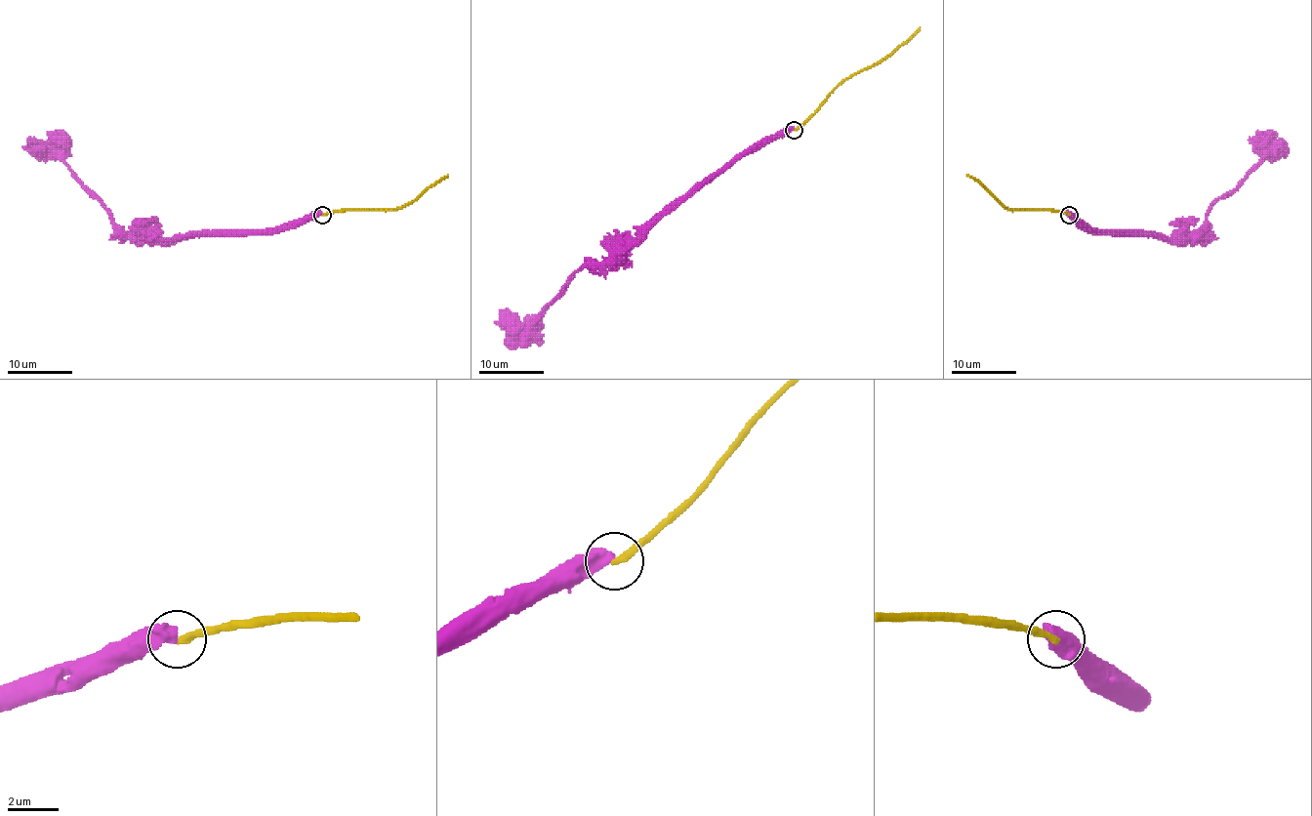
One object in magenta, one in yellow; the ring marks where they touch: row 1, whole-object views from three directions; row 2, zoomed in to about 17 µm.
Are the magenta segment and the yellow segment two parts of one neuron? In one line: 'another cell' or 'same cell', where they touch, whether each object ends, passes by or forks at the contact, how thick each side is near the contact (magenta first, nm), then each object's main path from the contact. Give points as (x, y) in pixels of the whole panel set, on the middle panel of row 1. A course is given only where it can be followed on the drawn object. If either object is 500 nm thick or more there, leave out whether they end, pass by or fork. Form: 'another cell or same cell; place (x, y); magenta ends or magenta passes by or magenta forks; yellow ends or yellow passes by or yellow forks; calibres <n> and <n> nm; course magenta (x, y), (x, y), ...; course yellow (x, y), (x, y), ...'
another cell; place (794, 130); calibres 600 and 280 nm; course magenta (794, 130), (740, 152), (636, 238), (583, 265), (529, 323), (512, 323), (499, 309); course yellow (794, 130), (840, 84), (890, 57), (920, 27)

